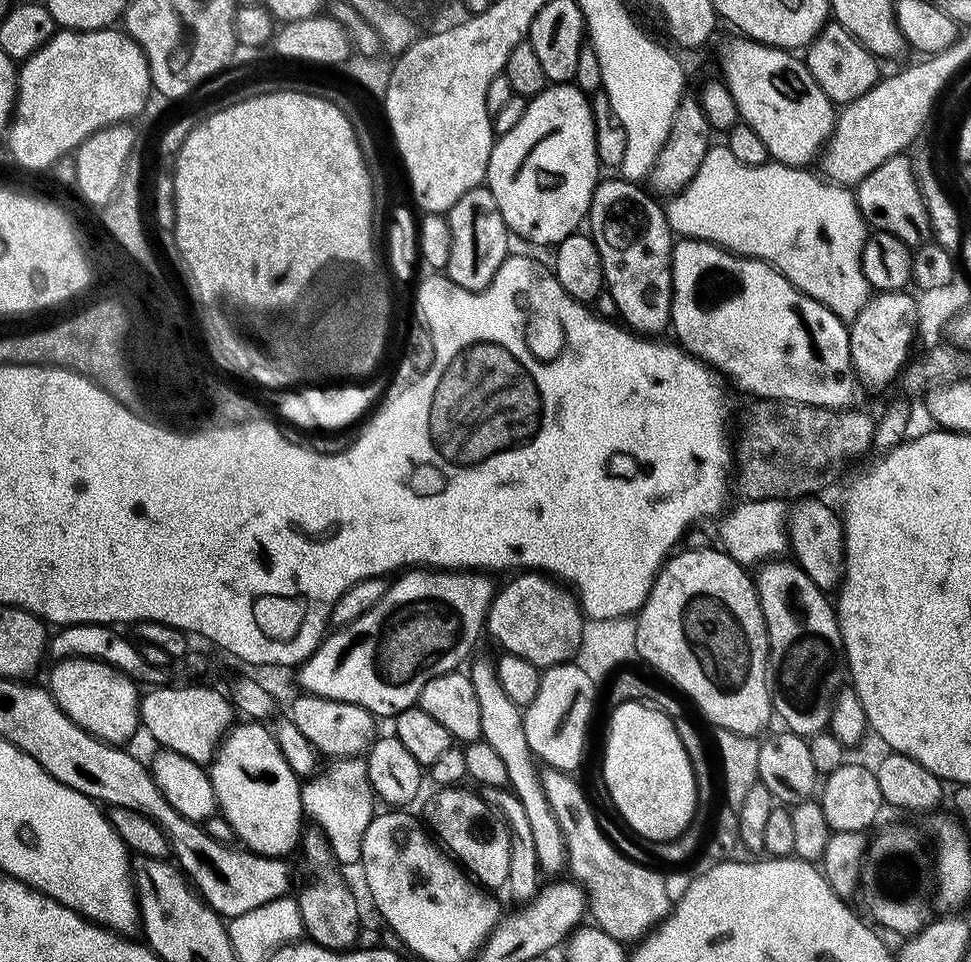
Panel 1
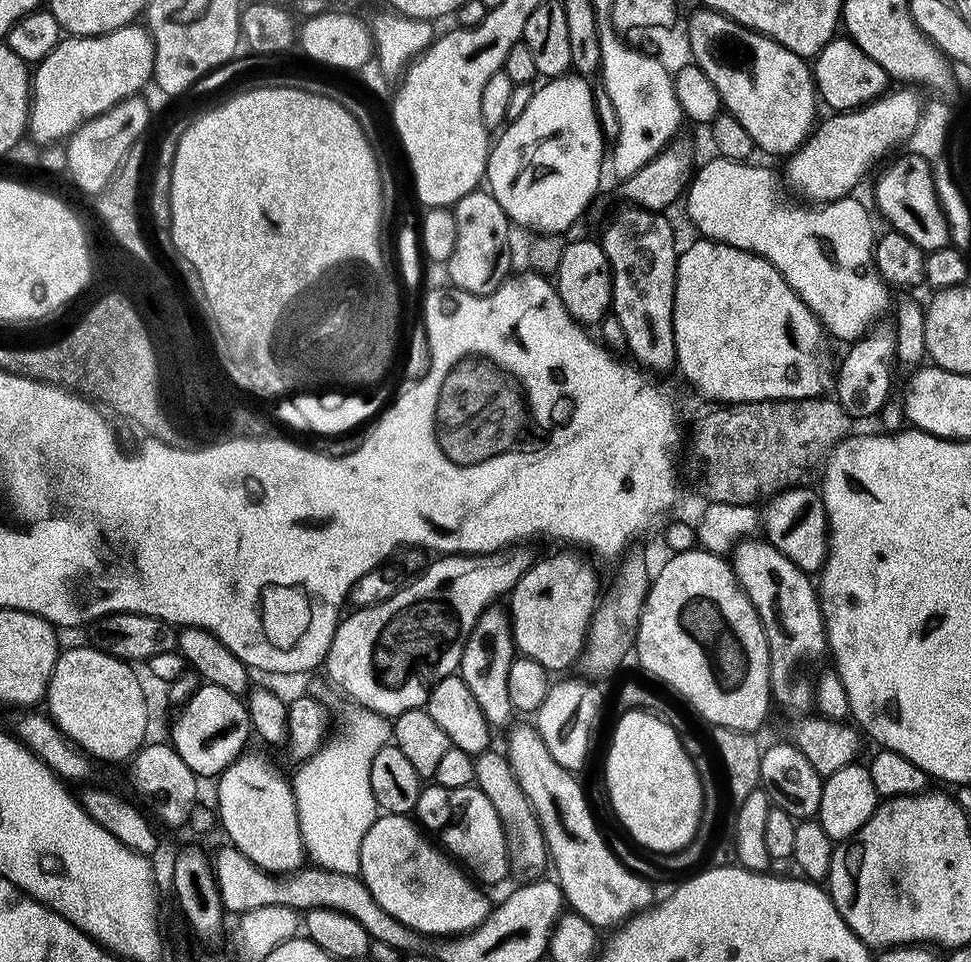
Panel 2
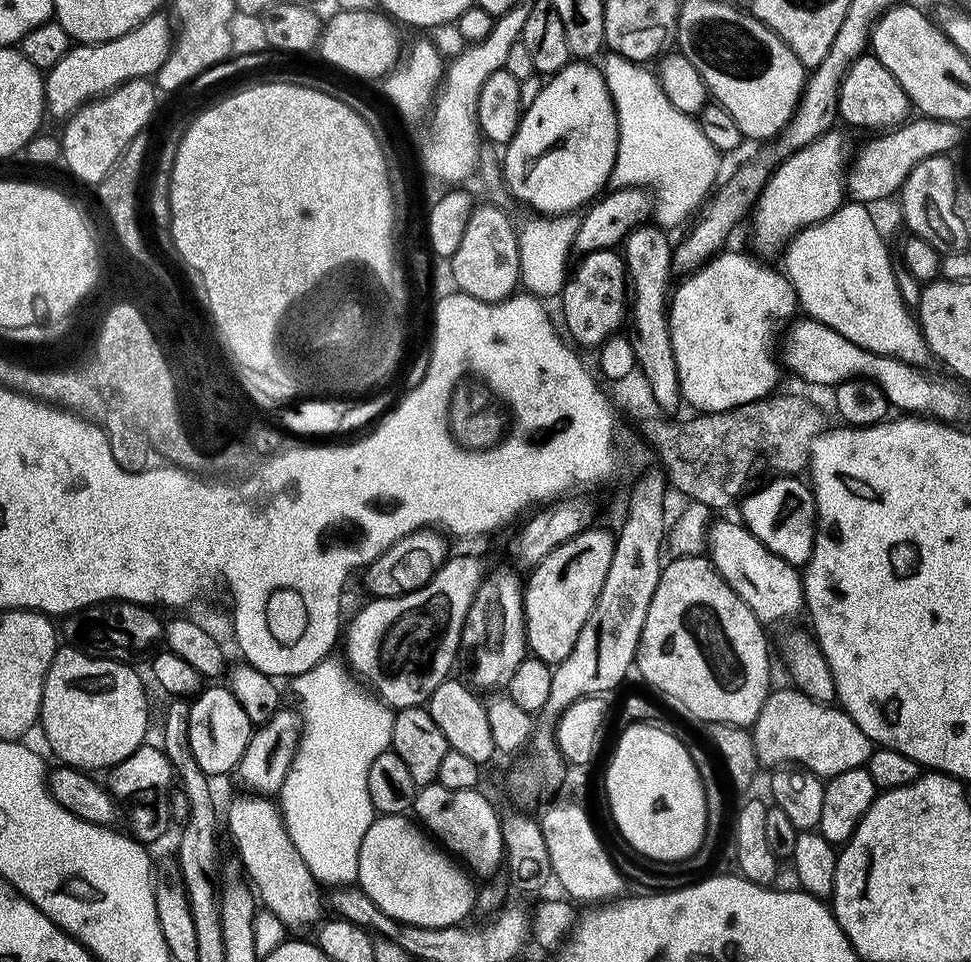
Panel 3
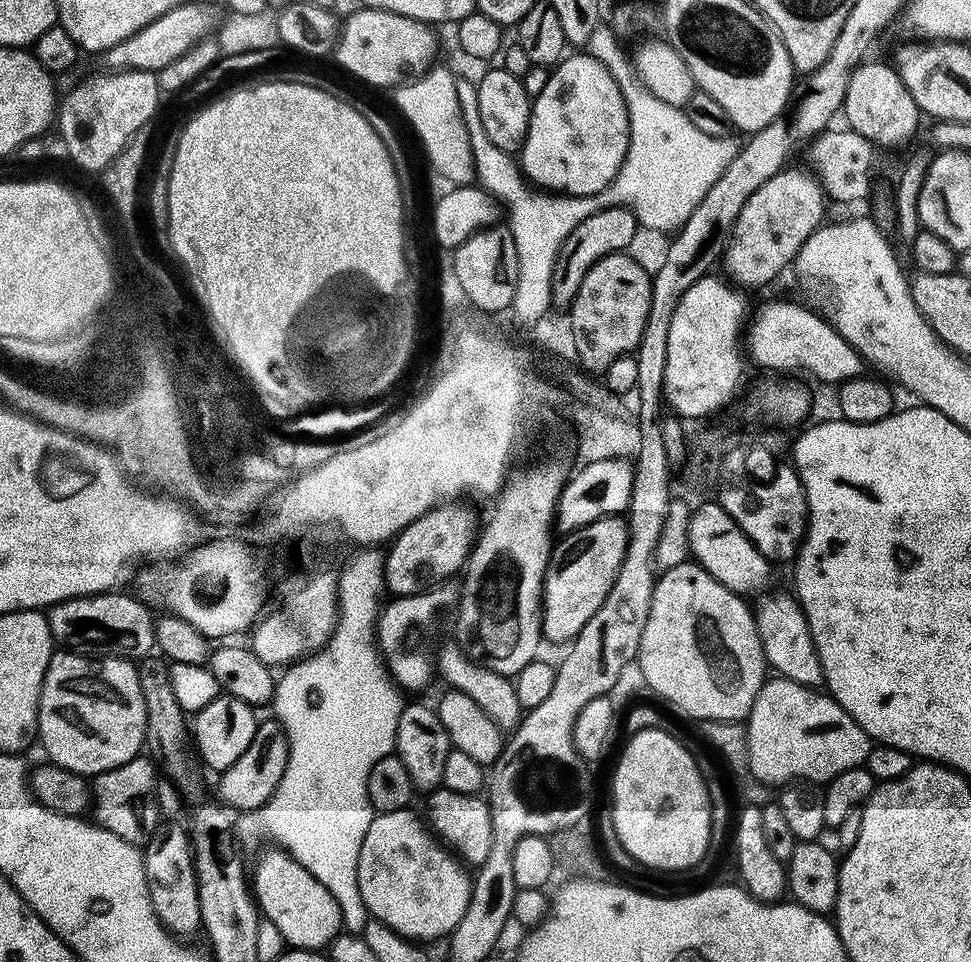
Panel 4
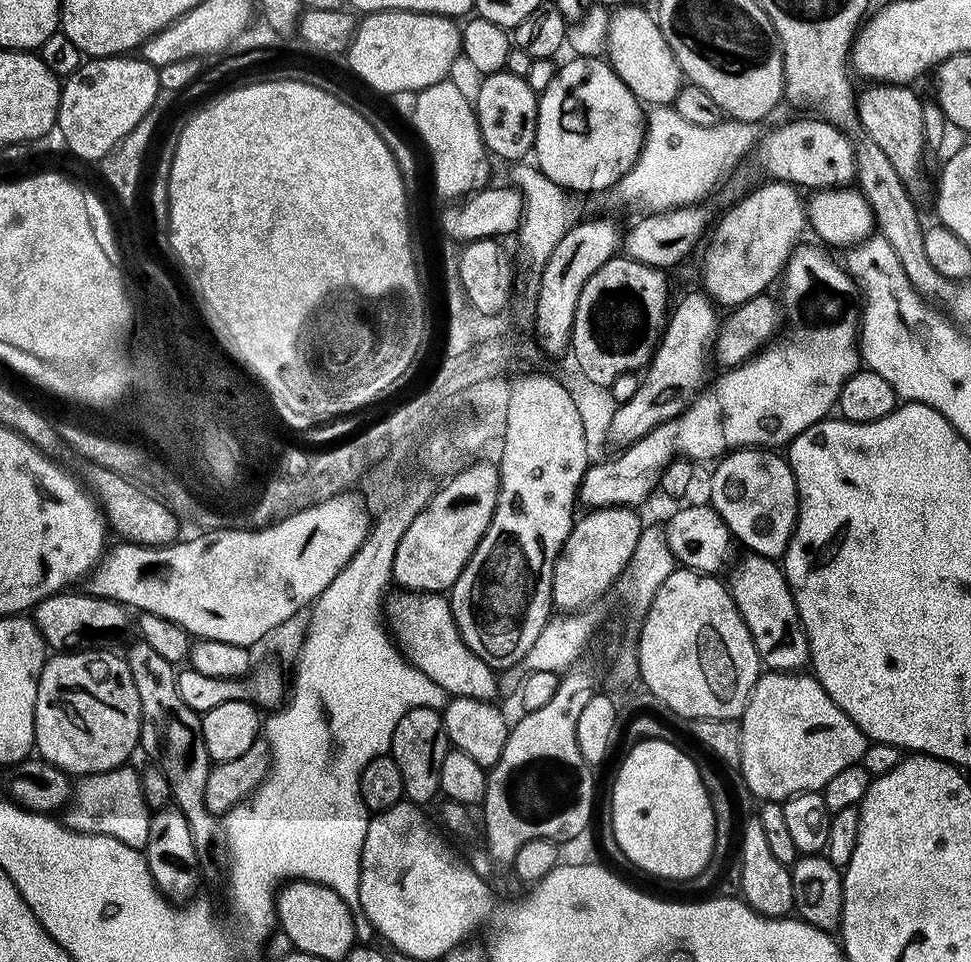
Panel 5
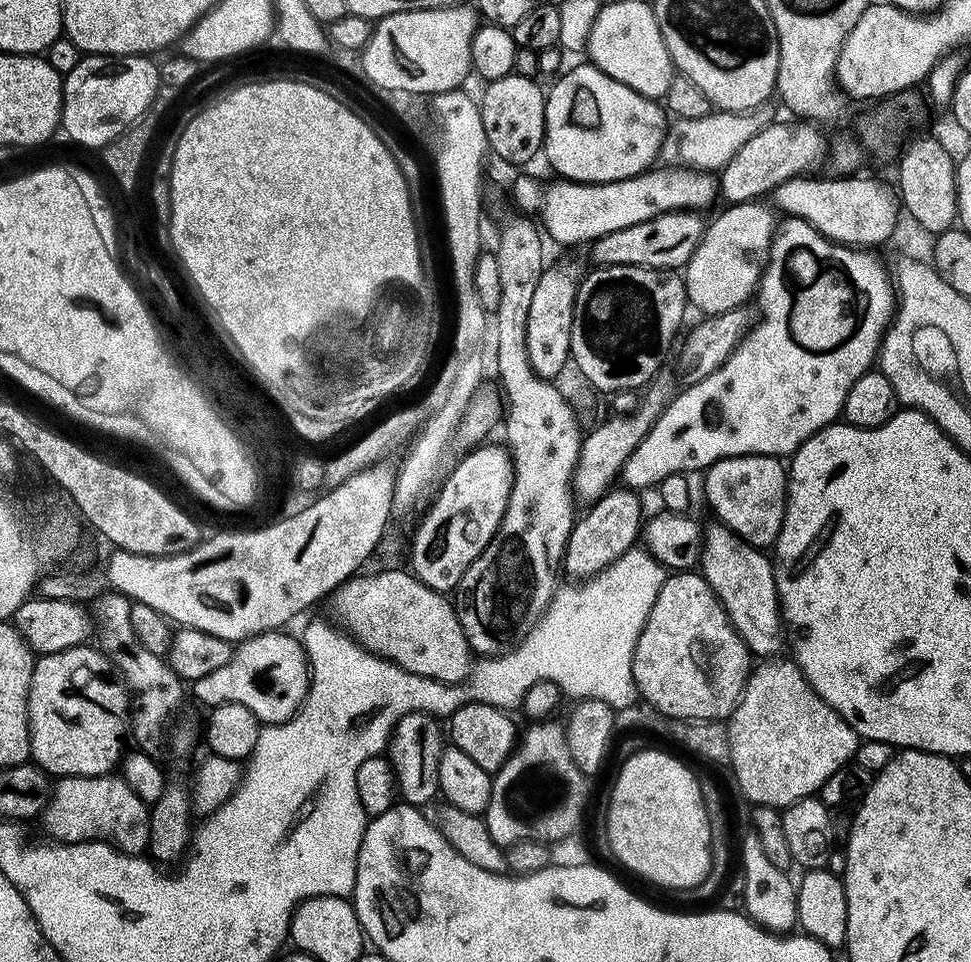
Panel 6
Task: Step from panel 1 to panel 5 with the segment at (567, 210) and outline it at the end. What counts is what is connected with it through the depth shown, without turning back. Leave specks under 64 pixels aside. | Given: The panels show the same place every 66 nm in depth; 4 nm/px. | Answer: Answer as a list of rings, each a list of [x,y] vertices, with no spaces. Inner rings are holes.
[[[578,55],[569,59],[539,93],[534,164],[551,182],[573,193],[611,189],[639,157],[646,112],[607,59]]]

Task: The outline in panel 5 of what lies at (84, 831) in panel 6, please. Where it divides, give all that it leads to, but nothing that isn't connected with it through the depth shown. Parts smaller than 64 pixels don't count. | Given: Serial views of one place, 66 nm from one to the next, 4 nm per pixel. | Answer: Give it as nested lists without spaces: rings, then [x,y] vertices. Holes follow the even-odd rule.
[[[132,766],[79,777],[72,789],[72,798],[63,813],[63,823],[76,832],[118,838],[118,842],[126,842],[126,846],[144,850],[150,833],[152,812],[143,797],[140,779],[141,773],[132,769]]]

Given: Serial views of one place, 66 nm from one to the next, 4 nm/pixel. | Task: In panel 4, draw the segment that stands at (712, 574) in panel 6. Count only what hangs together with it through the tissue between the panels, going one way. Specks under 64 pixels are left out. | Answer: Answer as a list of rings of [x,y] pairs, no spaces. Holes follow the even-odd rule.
[[[771,592],[761,595],[755,601],[757,604],[754,604],[756,629],[767,667],[771,671],[773,668],[772,672],[777,677],[784,677],[804,687],[819,689],[824,684],[824,671],[816,653],[814,638],[810,634],[808,619],[800,609],[800,601],[789,593],[787,596],[784,592]]]

